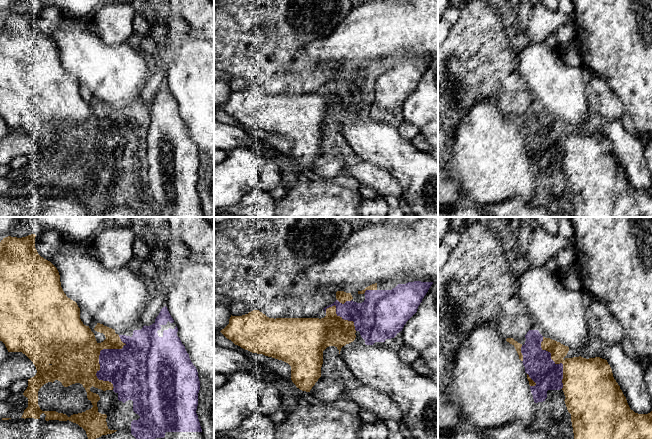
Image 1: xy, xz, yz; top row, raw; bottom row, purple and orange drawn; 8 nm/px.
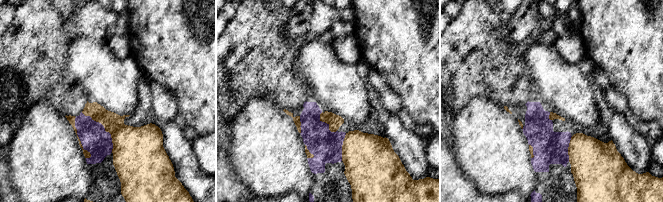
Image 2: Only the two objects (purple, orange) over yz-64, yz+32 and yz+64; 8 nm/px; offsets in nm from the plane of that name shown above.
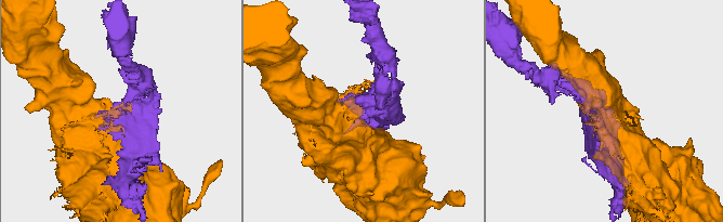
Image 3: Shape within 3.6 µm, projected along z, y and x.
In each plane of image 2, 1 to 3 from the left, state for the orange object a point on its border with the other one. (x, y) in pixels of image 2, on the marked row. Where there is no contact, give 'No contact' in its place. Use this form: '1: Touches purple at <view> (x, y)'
1: Touches purple at yz-64 (104, 128)
2: Touches purple at yz+32 (326, 123)
3: Touches purple at yz+64 (567, 149)

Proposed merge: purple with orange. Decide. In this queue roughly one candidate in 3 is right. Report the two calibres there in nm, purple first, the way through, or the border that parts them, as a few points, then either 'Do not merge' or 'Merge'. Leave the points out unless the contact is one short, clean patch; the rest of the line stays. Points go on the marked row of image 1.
Thickness 340 nm (purple) against 420 nm. Do not merge

